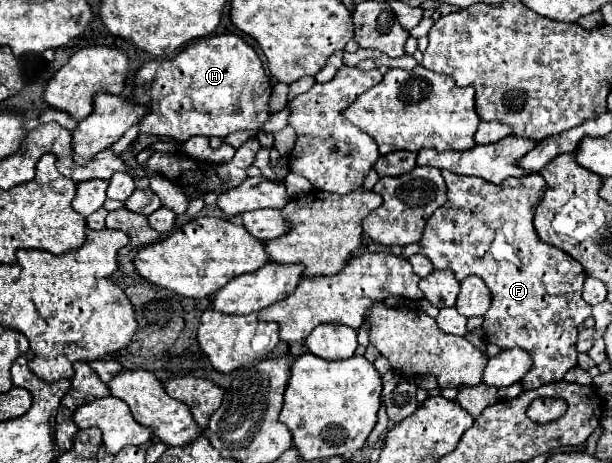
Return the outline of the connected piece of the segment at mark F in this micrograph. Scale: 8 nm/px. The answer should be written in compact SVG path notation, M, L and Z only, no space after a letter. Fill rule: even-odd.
M447 169L441 171L447 183L449 201L439 207L427 221L423 237L419 241L421 255L425 255L435 269L451 269L458 281L470 275L477 275L491 289L493 303L483 315L485 341L495 343L501 349L521 347L531 353L533 369L523 377L525 389L537 389L545 383L561 381L563 375L577 365L577 327L591 317L591 305L583 301L581 291L587 279L583 267L565 251L543 243L533 227L535 207L545 191L545 179L541 175L525 175L519 179L505 179L503 183L487 183L479 177L461 177Z

